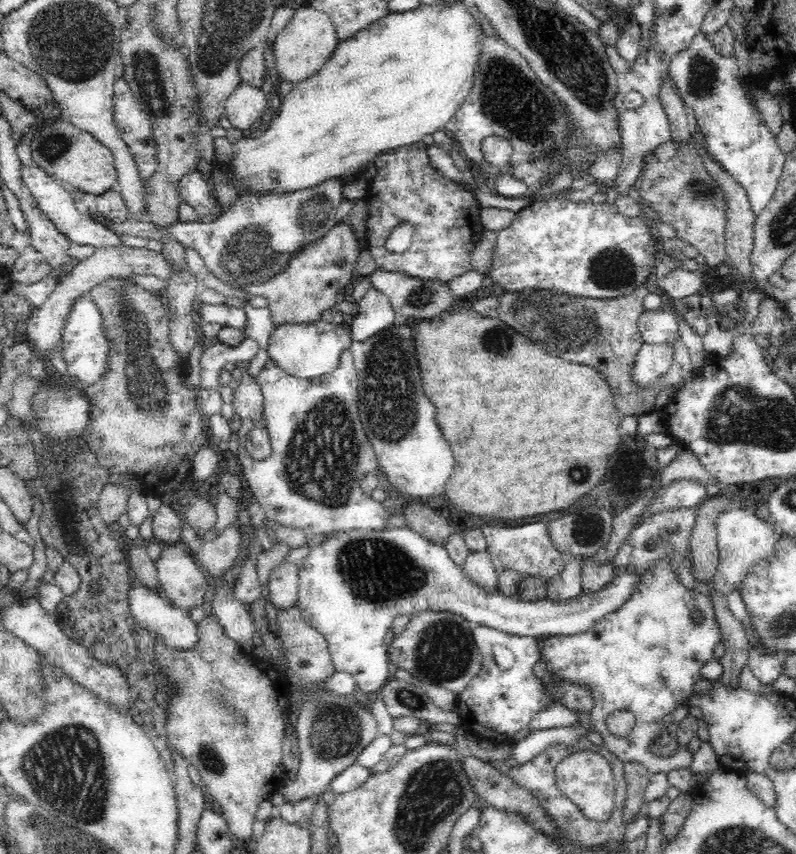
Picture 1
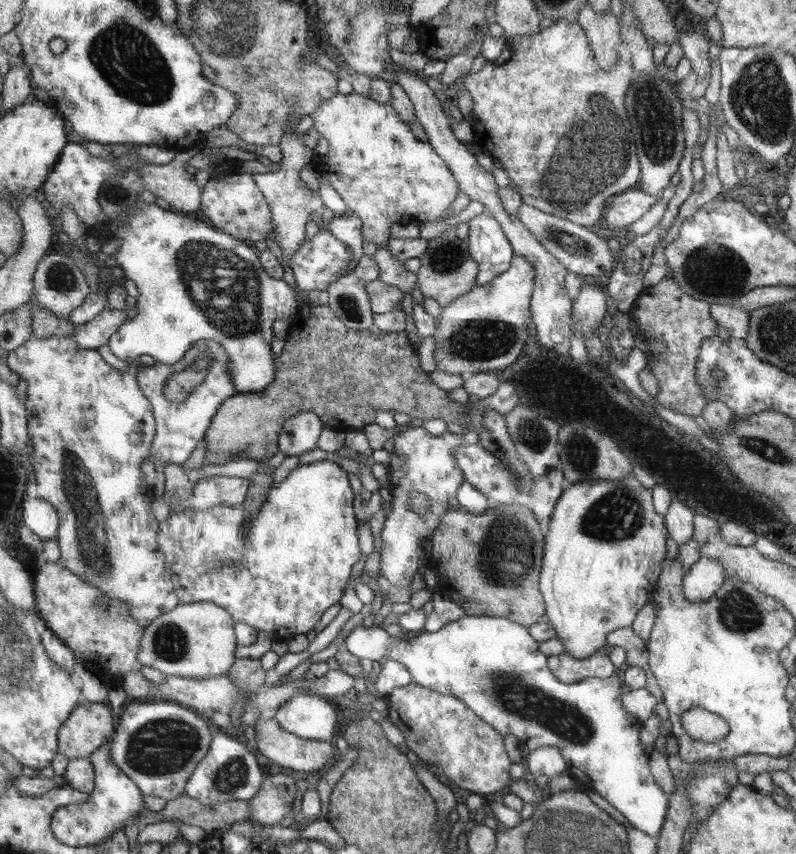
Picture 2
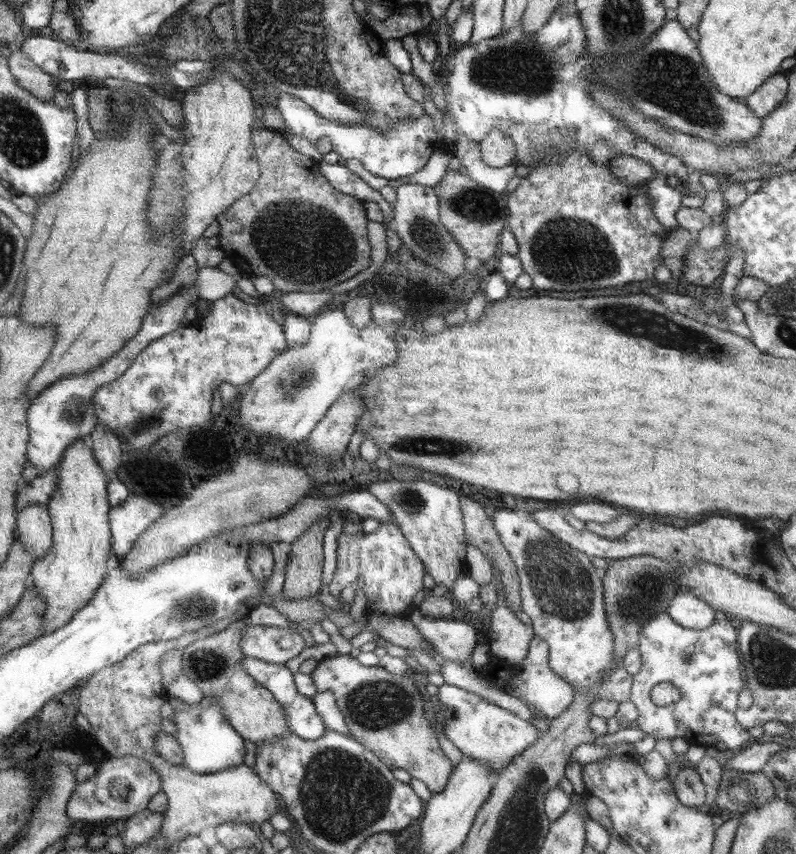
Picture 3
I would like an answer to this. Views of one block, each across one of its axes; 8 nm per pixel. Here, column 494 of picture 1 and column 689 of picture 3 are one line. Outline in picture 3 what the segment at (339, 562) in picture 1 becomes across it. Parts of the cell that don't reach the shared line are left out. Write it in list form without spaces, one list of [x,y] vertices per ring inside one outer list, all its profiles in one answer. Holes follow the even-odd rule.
[[[679,590],[666,610],[669,616],[690,630],[705,630],[716,621],[716,611],[705,599]]]

